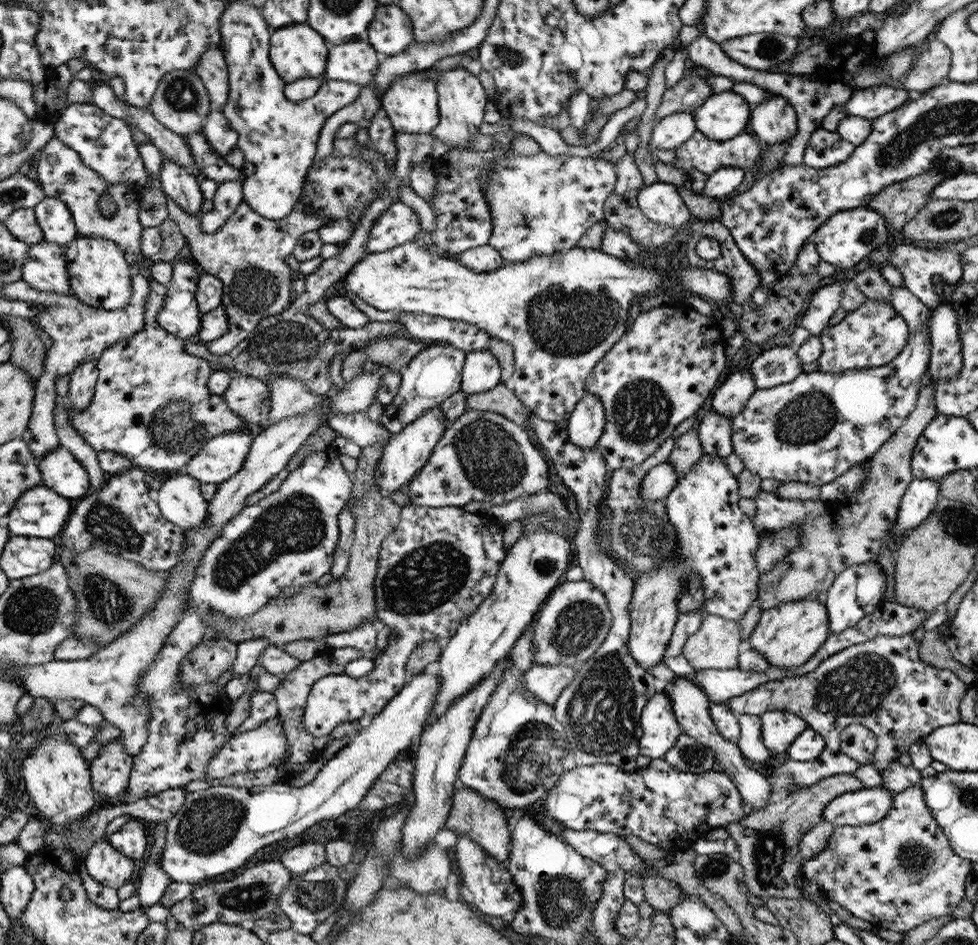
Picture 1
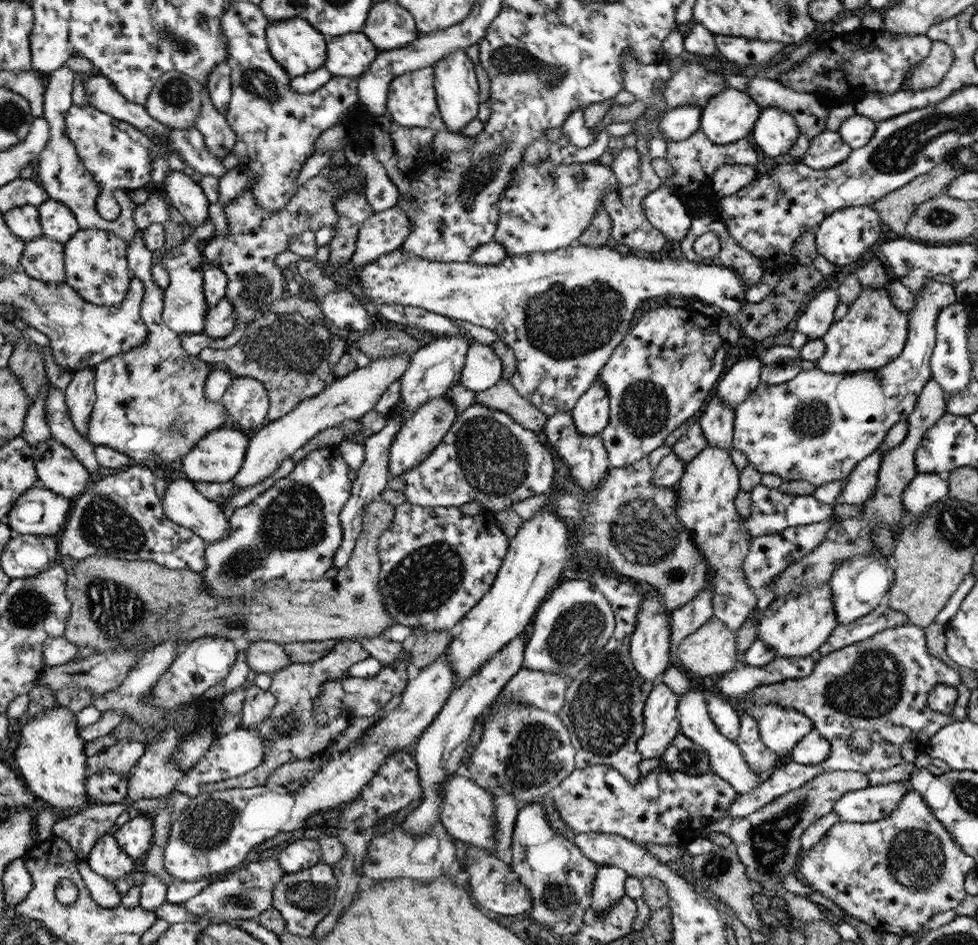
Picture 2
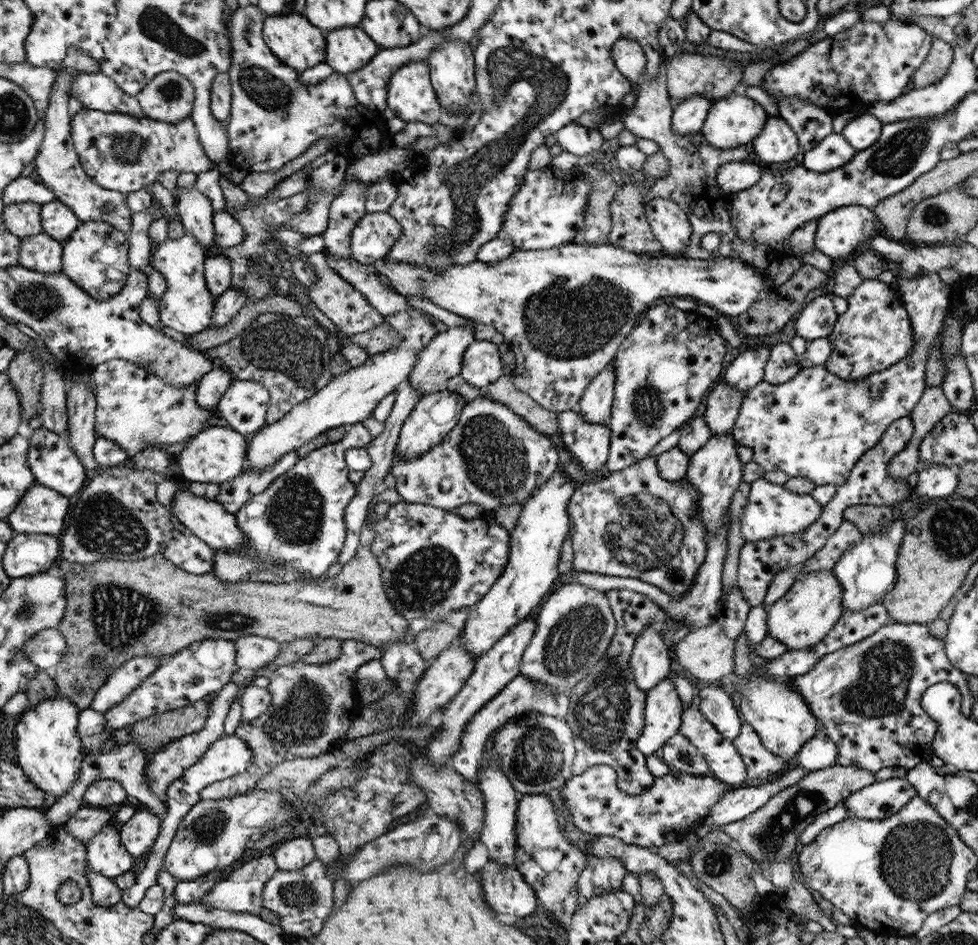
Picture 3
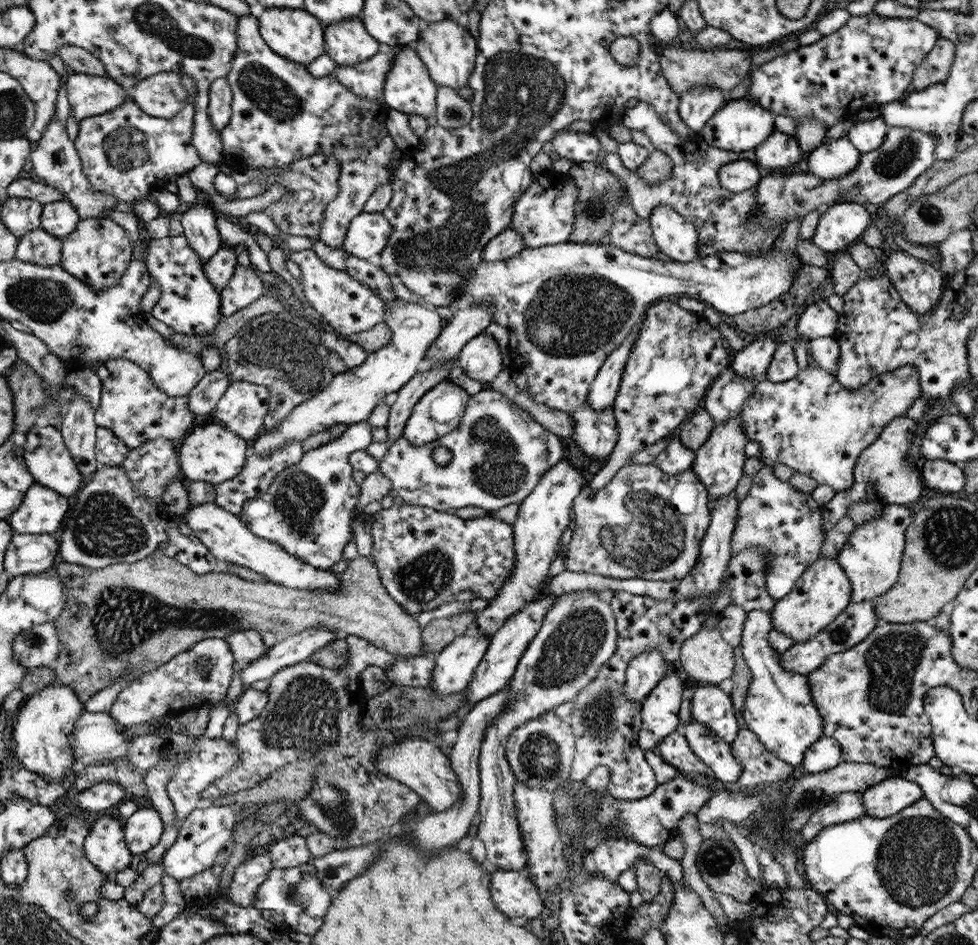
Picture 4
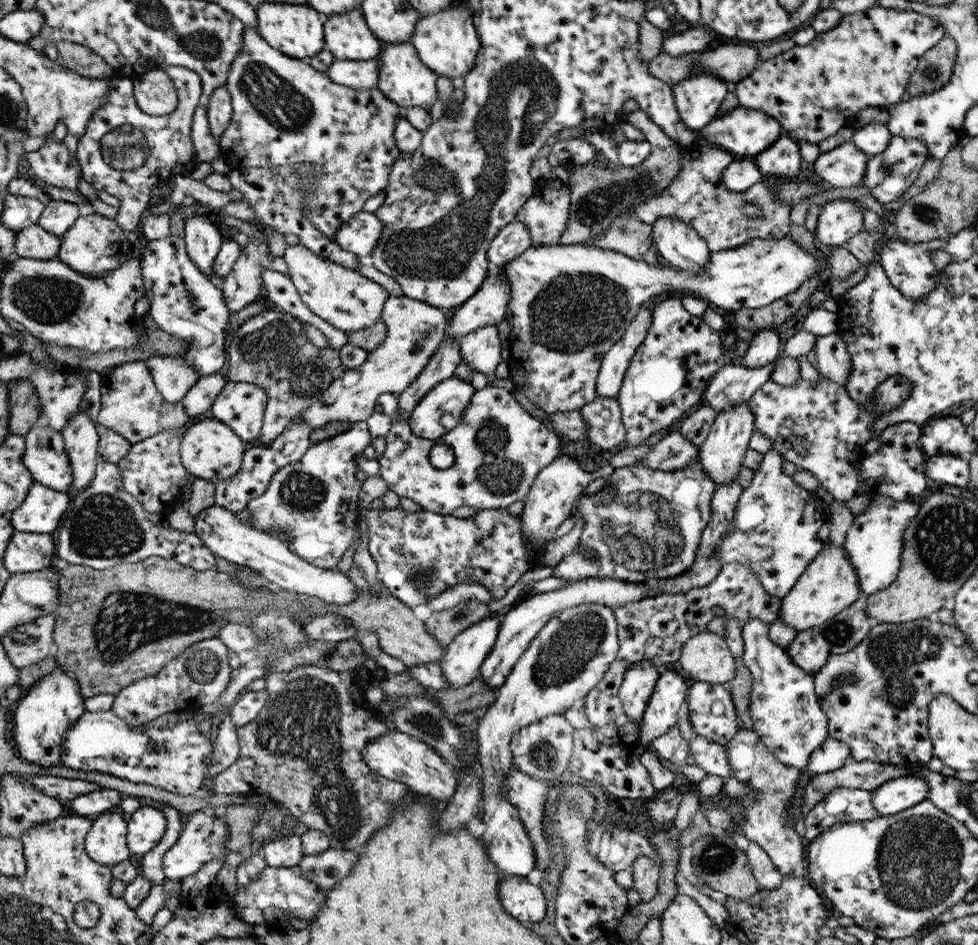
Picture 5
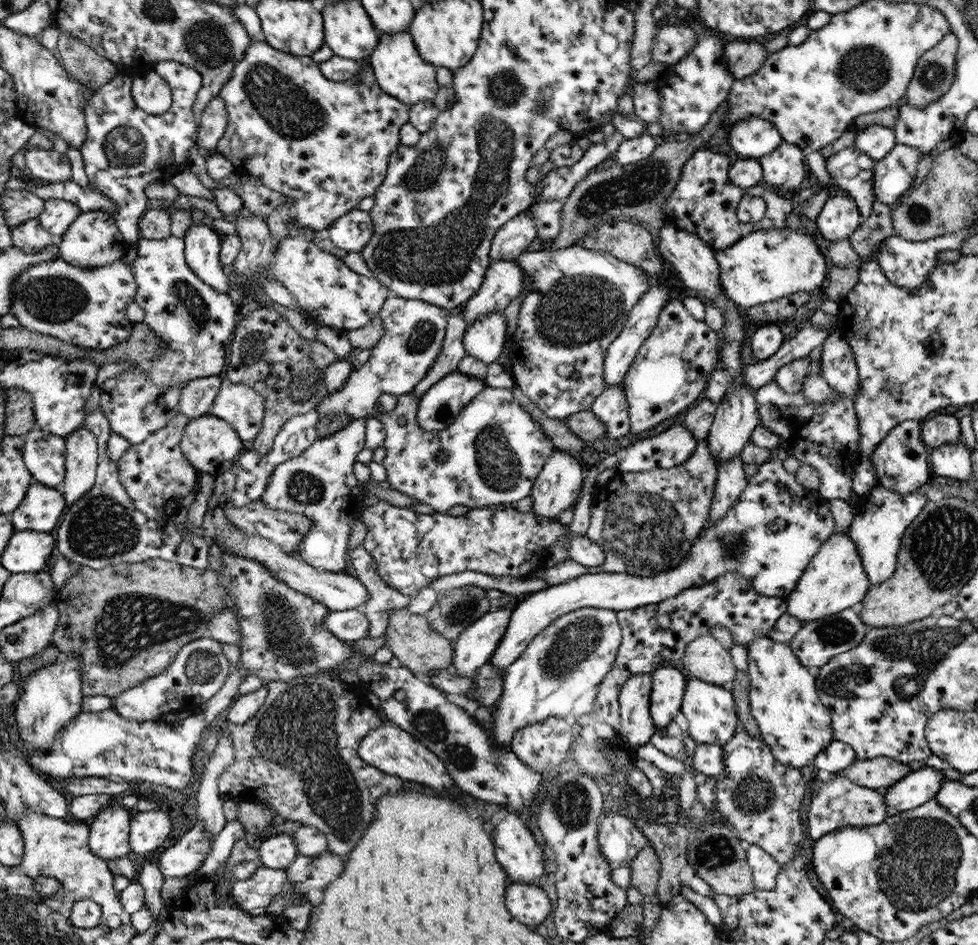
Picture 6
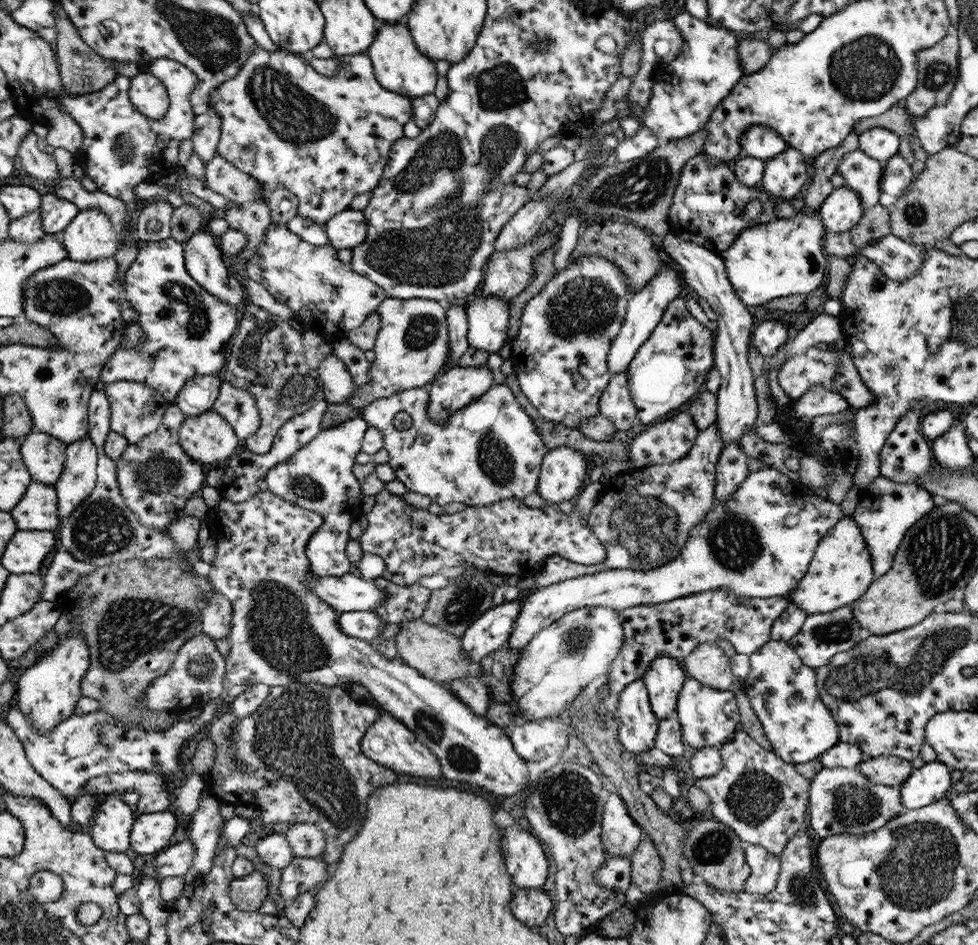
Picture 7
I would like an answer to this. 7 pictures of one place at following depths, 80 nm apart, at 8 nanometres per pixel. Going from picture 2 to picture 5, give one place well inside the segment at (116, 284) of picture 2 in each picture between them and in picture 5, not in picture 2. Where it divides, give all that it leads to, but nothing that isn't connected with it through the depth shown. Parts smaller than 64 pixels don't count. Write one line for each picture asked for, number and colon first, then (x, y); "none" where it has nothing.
3: (96, 258)
4: (99, 252)
5: (95, 245)

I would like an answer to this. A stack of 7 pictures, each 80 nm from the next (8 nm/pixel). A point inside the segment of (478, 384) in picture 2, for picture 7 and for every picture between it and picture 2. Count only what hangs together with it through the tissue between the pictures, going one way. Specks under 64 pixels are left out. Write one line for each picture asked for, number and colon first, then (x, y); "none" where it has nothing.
3: (481, 366)
4: (480, 358)
5: (481, 349)
6: (483, 340)
7: (487, 316)

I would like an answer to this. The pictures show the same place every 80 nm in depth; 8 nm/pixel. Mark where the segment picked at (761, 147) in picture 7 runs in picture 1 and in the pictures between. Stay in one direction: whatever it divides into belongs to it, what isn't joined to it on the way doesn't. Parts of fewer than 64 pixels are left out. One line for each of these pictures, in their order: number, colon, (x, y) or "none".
1: (723, 116)
2: (729, 116)
3: (734, 121)
4: (739, 125)
5: (744, 132)
6: (753, 137)

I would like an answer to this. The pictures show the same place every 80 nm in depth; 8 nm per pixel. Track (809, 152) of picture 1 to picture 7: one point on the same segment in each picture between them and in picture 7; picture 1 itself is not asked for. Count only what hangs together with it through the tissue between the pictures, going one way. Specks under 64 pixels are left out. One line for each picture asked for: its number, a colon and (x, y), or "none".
2: (827, 149)
3: (833, 151)
4: (833, 160)
5: (844, 166)
6: (853, 171)
7: (863, 174)

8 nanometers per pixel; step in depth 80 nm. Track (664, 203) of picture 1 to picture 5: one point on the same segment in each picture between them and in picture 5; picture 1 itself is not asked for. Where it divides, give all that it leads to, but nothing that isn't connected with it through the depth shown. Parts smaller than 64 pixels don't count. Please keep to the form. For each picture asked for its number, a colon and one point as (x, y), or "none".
2: (667, 213)
3: (671, 226)
4: (679, 240)
5: (681, 246)

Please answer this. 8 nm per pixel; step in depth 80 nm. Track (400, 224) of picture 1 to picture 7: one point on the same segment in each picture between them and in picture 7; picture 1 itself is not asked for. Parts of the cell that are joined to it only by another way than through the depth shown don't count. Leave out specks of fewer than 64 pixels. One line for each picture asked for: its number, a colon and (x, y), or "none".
2: (386, 231)
3: (374, 236)
4: (368, 235)
5: (360, 235)
6: (352, 233)
7: (347, 230)

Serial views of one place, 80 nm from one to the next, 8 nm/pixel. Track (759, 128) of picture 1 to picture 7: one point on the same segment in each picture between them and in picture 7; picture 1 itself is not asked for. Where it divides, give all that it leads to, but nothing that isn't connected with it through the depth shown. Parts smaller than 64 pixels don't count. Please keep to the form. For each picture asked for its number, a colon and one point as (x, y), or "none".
2: (775, 131)
3: (777, 143)
4: (779, 151)
5: (781, 160)
6: (783, 169)
7: (785, 173)

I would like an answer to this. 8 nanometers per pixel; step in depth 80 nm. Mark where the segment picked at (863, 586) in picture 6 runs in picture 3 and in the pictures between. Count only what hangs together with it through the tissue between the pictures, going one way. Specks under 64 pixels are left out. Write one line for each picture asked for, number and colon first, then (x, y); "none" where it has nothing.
3: (812, 606)
4: (823, 591)
5: (829, 584)

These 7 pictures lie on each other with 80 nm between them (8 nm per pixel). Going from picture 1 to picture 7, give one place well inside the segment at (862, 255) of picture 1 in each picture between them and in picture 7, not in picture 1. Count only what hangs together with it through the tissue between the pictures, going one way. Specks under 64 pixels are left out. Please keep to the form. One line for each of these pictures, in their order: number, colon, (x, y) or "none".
2: (843, 238)
3: (842, 233)
4: (842, 224)
5: (839, 221)
6: (840, 217)
7: (842, 209)

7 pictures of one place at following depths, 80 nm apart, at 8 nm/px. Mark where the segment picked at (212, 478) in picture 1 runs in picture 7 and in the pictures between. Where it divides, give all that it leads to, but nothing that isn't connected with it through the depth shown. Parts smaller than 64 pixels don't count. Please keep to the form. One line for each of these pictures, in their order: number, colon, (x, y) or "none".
2: (218, 458)
3: (217, 454)
4: (212, 453)
5: (211, 450)
6: (211, 445)
7: (208, 438)

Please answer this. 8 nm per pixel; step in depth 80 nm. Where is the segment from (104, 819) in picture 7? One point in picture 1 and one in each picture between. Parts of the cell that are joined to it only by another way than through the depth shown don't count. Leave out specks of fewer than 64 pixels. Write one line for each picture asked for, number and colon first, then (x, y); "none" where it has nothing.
1: (106, 865)
2: (107, 858)
3: (107, 855)
4: (105, 847)
5: (106, 843)
6: (108, 839)

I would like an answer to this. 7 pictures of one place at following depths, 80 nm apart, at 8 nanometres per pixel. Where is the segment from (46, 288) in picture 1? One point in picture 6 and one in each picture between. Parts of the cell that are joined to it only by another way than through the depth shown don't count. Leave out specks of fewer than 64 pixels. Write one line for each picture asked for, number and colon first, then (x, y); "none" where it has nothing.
2: (44, 259)
3: (42, 253)
4: (39, 247)
5: (34, 242)
6: (30, 237)

